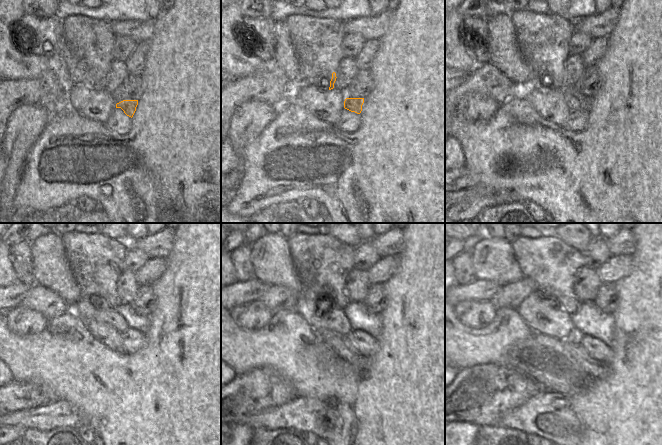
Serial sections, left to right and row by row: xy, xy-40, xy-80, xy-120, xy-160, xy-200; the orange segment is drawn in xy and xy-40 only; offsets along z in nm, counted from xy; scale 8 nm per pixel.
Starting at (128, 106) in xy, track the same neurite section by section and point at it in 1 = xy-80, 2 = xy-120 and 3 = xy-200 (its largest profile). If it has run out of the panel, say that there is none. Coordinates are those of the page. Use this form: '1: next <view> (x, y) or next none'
1: next xy-80 (570, 99)
2: next xy-120 (98, 309)
3: next xy-200 (545, 316)

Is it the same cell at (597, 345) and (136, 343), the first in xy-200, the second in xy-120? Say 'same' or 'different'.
same

